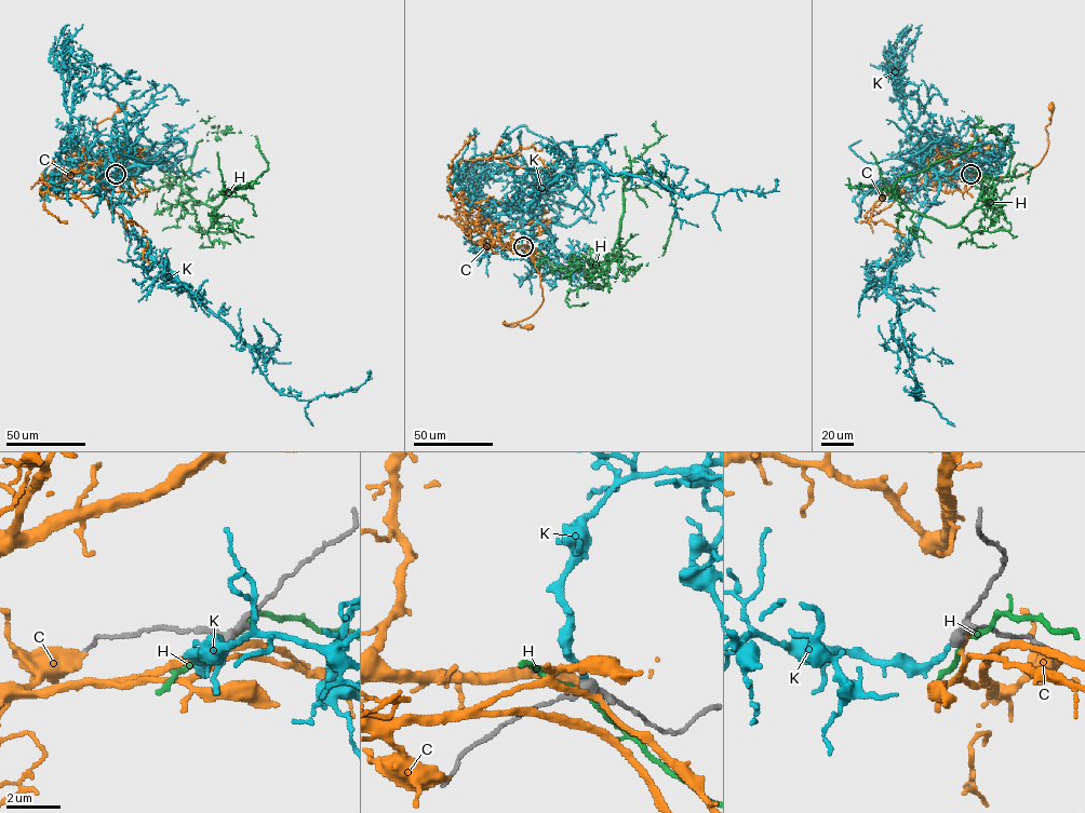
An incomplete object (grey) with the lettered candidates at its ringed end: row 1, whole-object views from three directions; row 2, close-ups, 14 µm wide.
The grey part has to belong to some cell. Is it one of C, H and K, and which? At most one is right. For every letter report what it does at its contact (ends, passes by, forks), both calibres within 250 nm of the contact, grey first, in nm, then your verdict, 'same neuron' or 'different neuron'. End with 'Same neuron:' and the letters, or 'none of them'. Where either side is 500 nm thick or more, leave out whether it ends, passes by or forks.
C: it ends there; 320 nm thick on the grey side, 140 nm on the other; different neuron
H: it passes by; 320 nm thick on the grey side, 170 nm on the other; different neuron
K: it ends there; 280 nm thick on the grey side, 200 nm on the other; same neuron
Same neuron: K

